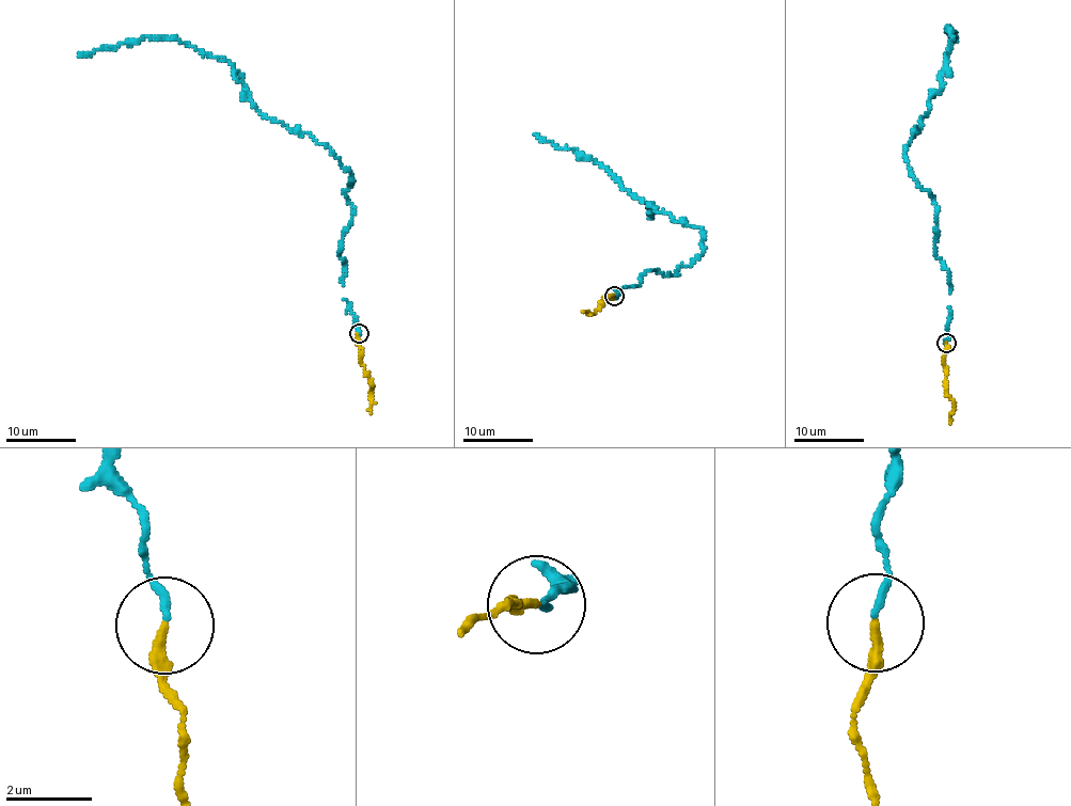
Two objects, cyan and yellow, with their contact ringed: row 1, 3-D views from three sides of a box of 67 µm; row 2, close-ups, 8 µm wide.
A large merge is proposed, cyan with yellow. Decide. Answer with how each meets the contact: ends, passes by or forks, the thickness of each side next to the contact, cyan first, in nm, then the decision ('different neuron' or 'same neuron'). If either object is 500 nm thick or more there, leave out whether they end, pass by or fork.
cyan ends; yellow ends; calibres 160 and 240 nm; same neuron

